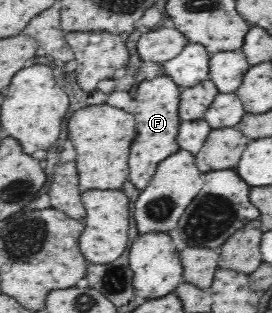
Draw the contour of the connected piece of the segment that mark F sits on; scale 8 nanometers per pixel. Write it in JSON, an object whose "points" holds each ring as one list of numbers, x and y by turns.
{"points":[[156,77,152,81,142,81,138,85,136,137,130,147,130,181,140,189,148,187,158,163,178,151,178,145,174,139,178,135,178,125,180,125,180,117,178,117,180,93,181,88,170,77]]}

